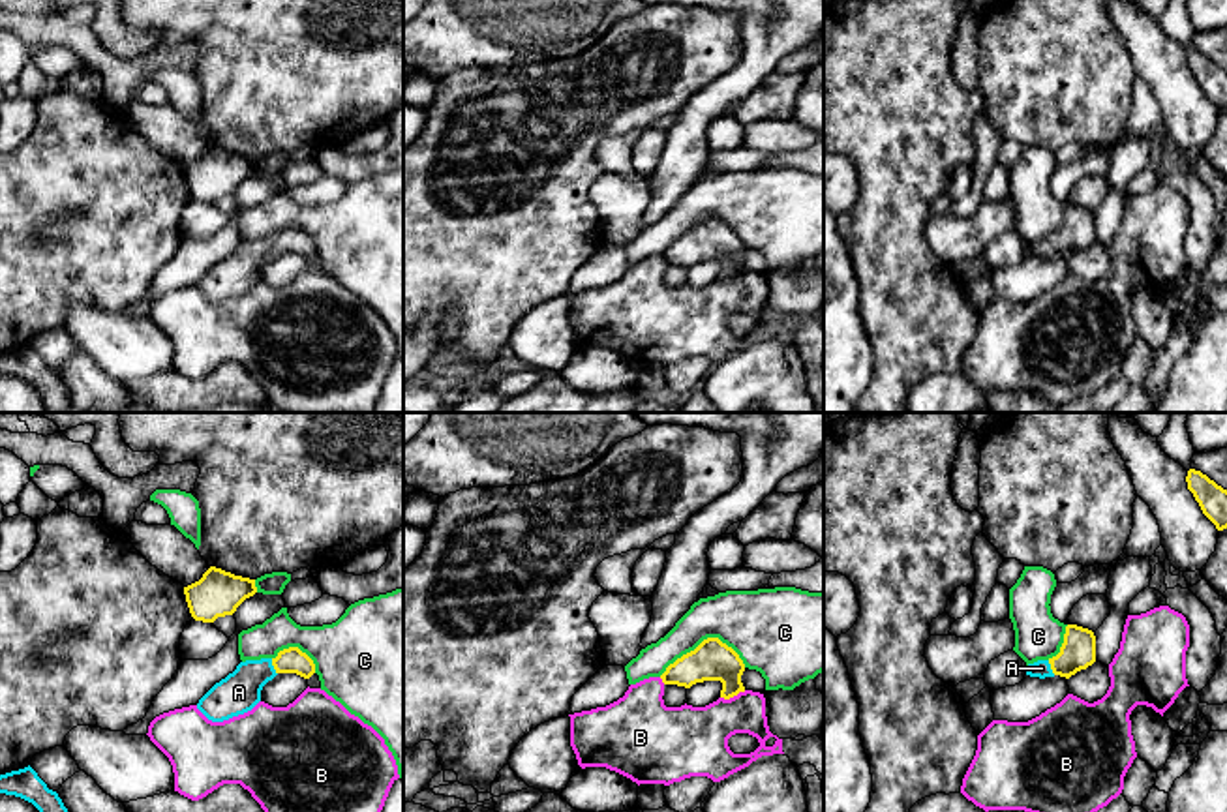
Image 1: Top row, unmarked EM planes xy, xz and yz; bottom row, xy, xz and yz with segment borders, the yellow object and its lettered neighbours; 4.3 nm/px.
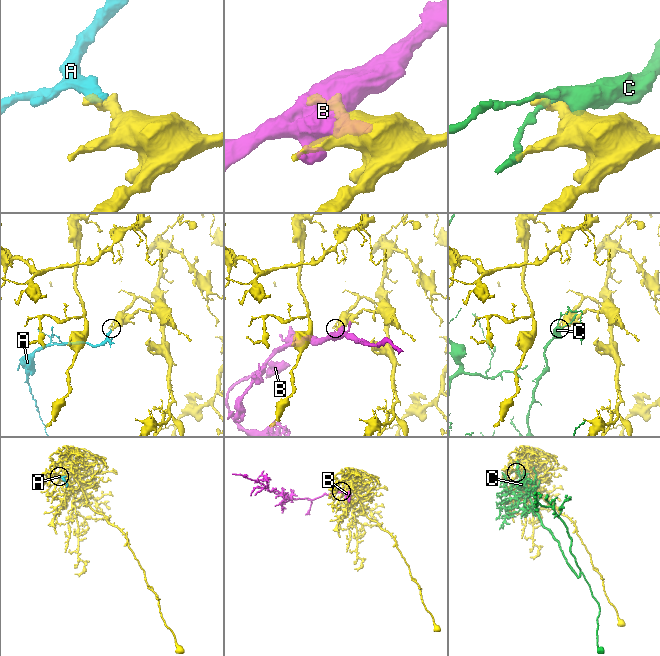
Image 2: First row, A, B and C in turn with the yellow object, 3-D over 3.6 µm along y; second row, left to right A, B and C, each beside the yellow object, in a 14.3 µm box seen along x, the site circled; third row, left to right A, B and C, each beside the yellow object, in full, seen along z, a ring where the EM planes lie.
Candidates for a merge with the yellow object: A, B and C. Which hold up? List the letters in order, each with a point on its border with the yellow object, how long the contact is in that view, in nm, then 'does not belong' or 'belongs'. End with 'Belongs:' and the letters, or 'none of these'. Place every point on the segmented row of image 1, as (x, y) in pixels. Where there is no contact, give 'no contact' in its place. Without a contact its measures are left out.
A: contact xy (272, 664); length 80 nm; belongs
B: contact xz (732, 696); length 120 nm; does not belong
C: contact xz (704, 640); length 380 nm; does not belong
Belongs: A

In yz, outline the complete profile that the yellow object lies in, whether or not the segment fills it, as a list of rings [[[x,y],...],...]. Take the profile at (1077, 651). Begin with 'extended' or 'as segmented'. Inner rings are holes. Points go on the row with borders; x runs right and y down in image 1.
extended | [[[1068,624],[1060,653],[1049,660],[1038,660],[1026,666],[1030,677],[1066,677],[1069,679],[1081,669],[1086,669],[1096,662],[1096,636],[1092,630]]]

